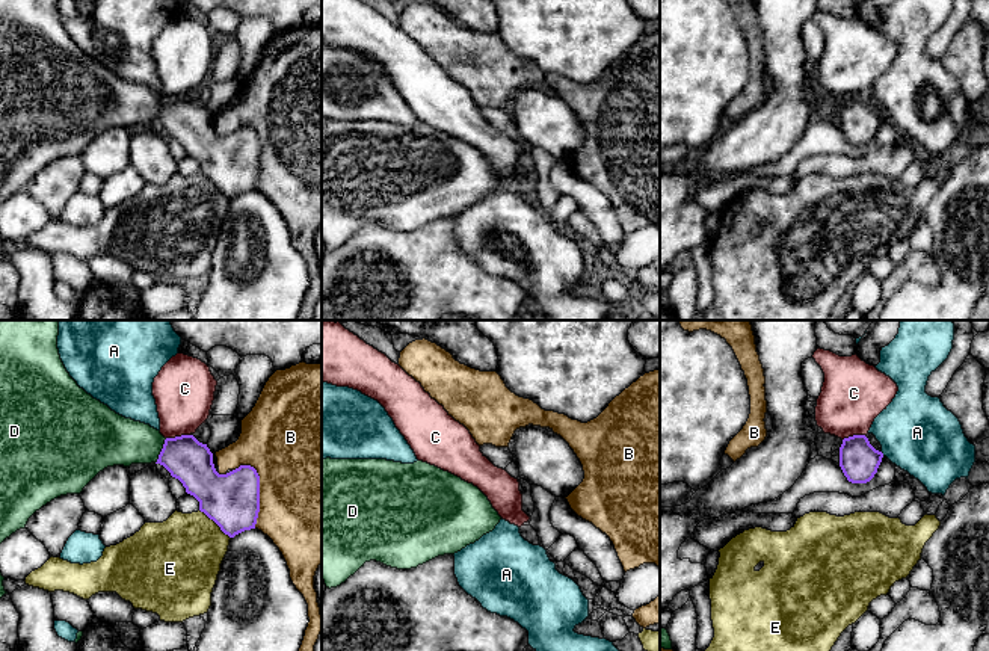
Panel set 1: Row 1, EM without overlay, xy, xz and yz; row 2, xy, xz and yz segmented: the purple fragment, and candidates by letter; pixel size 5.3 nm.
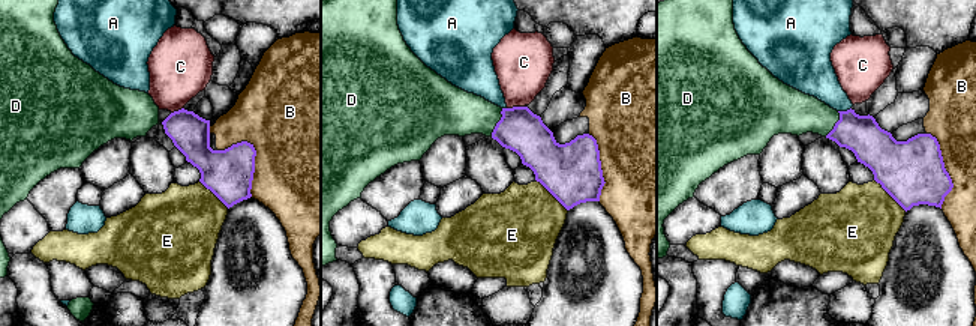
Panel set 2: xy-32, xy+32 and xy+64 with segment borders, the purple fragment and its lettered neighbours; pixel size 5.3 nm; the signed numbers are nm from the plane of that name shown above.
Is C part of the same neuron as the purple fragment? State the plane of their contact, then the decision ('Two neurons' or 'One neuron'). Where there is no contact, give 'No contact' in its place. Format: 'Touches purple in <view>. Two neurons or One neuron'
Touches purple in xy. Two neurons

